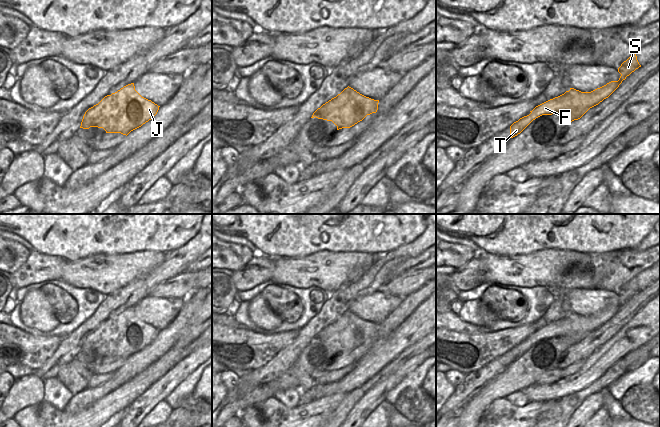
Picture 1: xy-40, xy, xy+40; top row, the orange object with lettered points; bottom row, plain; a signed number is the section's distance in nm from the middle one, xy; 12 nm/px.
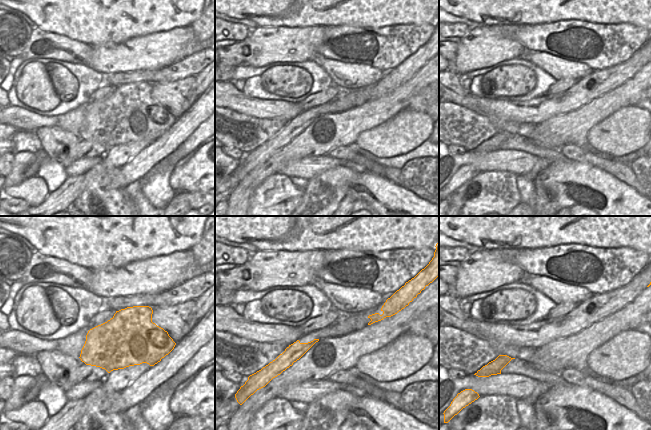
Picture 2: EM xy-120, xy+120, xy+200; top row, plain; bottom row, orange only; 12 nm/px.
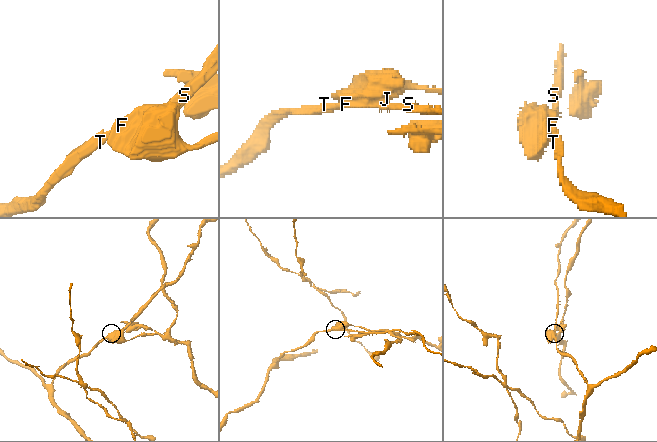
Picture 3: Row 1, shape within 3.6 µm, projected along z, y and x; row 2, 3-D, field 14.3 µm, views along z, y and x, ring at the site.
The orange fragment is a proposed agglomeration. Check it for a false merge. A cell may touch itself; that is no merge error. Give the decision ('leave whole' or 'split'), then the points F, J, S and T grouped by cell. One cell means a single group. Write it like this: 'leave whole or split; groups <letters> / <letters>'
split; groups F S T / J

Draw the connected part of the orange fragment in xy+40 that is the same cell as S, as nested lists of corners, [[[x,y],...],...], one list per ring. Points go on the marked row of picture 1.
[[[634,53],[618,68],[618,72],[621,74],[618,81],[611,81],[591,92],[569,90],[558,97],[536,106],[530,111],[531,113],[529,115],[520,118],[510,126],[510,138],[520,134],[533,120],[542,115],[560,113],[569,108],[587,108],[589,110],[608,98],[619,87],[622,81],[639,67],[641,65]]]

